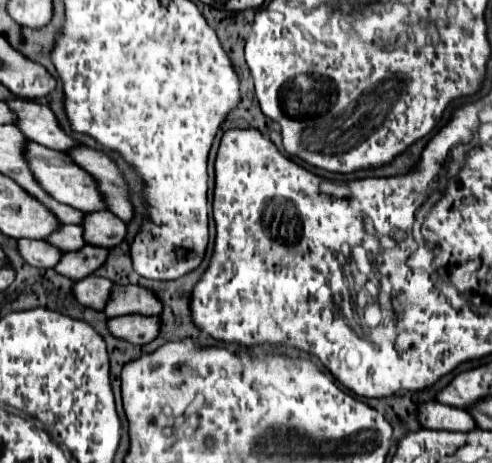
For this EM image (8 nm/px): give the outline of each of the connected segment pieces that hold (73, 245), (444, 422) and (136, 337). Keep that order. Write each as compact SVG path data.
M62 225L60 231L56 231L48 237L48 241L62 251L78 251L86 245L82 231L84 231L82 225Z
M438 401L422 403L418 419L426 429L444 429L444 431L472 431L476 429L474 417L458 407L442 405Z
M122 315L108 321L112 335L122 337L134 345L146 345L160 335L160 317L152 315Z

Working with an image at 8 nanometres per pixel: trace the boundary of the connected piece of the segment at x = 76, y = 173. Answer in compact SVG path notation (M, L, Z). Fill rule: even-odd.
M30 143L26 147L26 157L34 177L54 199L72 205L84 213L94 213L104 209L104 197L100 197L100 189L96 189L96 181L92 181L92 177L88 177L88 173L84 173L84 169L80 169L80 165L76 165L66 151L54 151L44 145Z

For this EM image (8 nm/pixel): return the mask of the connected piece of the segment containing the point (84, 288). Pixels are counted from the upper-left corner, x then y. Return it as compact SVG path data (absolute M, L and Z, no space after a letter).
M90 275L74 285L74 295L82 305L92 307L96 311L102 311L104 305L108 303L108 297L110 297L114 285L116 285L114 281Z

